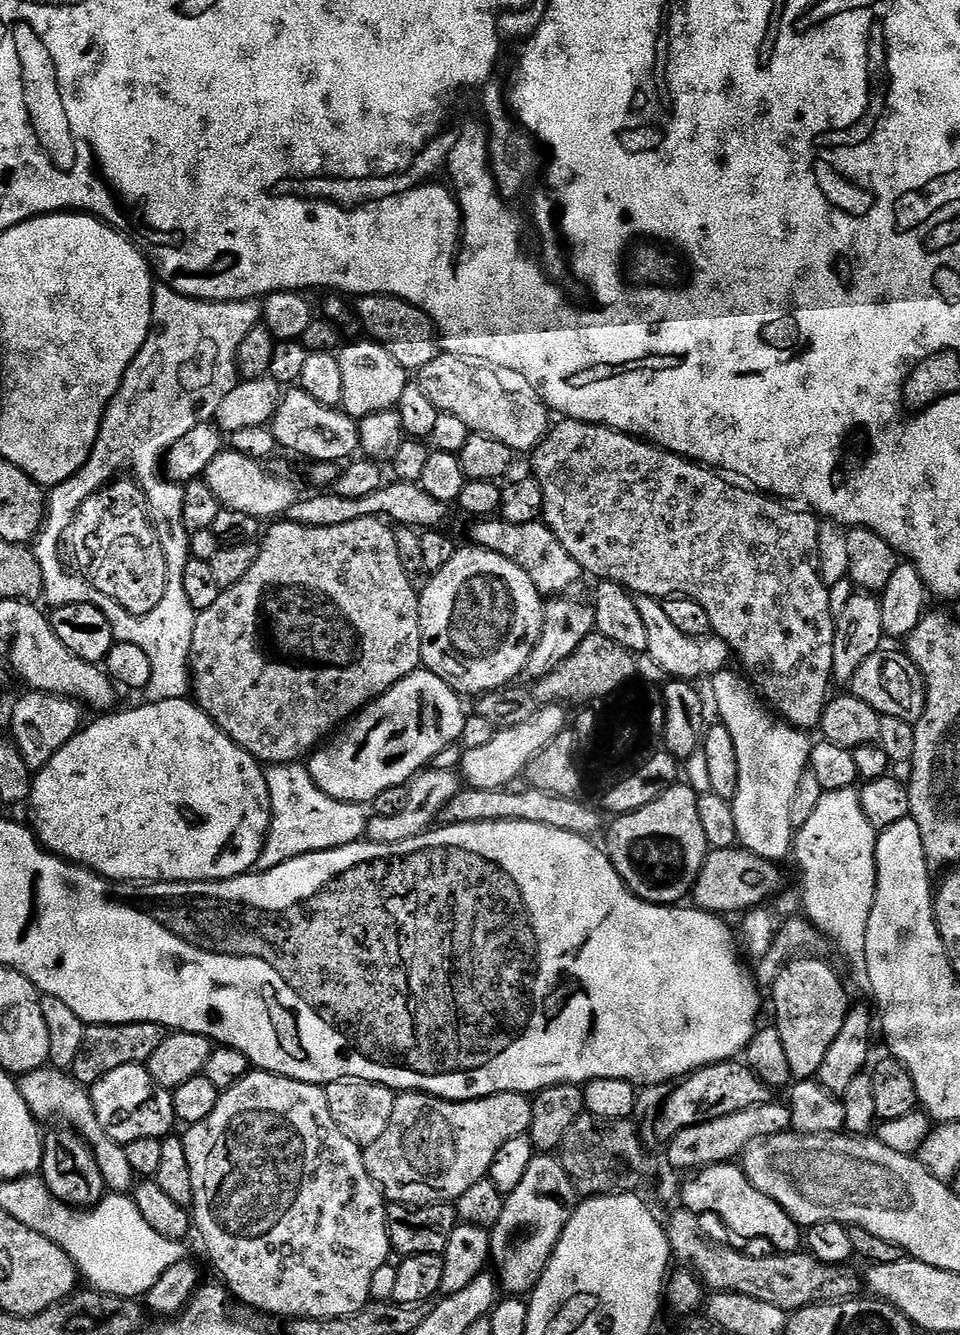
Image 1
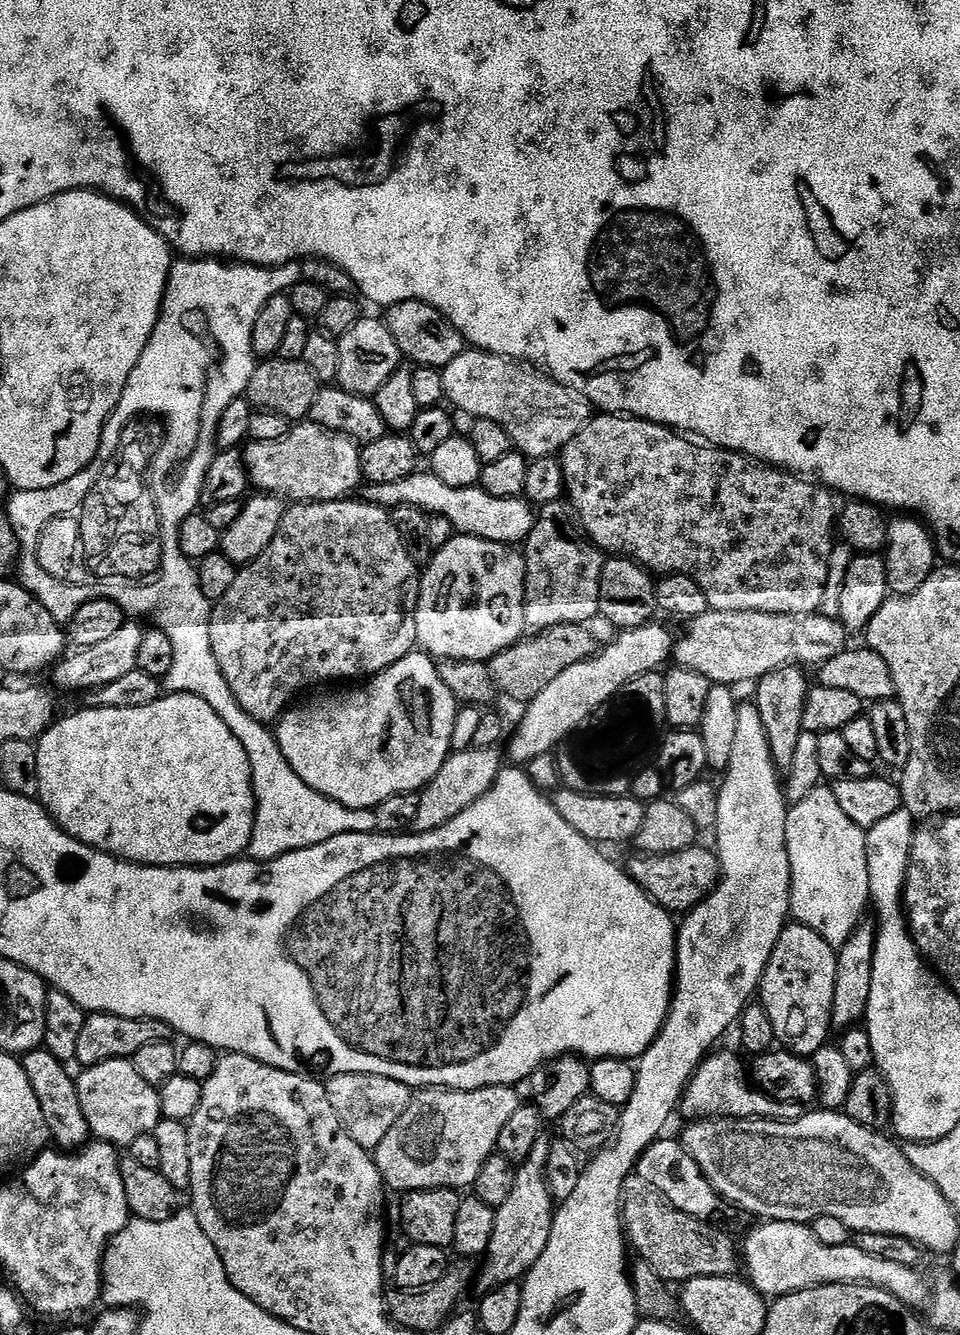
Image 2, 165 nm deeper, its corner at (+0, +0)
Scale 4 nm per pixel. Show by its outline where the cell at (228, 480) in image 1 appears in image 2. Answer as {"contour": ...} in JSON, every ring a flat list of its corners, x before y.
{"contour":[[312,420,297,423,288,436,278,441,249,441,243,453,248,466,249,481,255,489,294,502,345,499,363,481,361,447,349,436]]}

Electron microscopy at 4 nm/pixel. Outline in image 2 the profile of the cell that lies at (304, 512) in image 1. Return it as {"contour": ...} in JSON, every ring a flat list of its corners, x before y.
{"contour":[[417,470,406,478,381,485,369,483,362,492,363,499,370,504,393,510,400,507,416,507,427,514,445,516,453,523,455,531,462,536,473,536,495,544,509,546,523,545,534,526,537,513,527,499,517,497,496,497,493,491,474,488,446,486,431,470]]}

